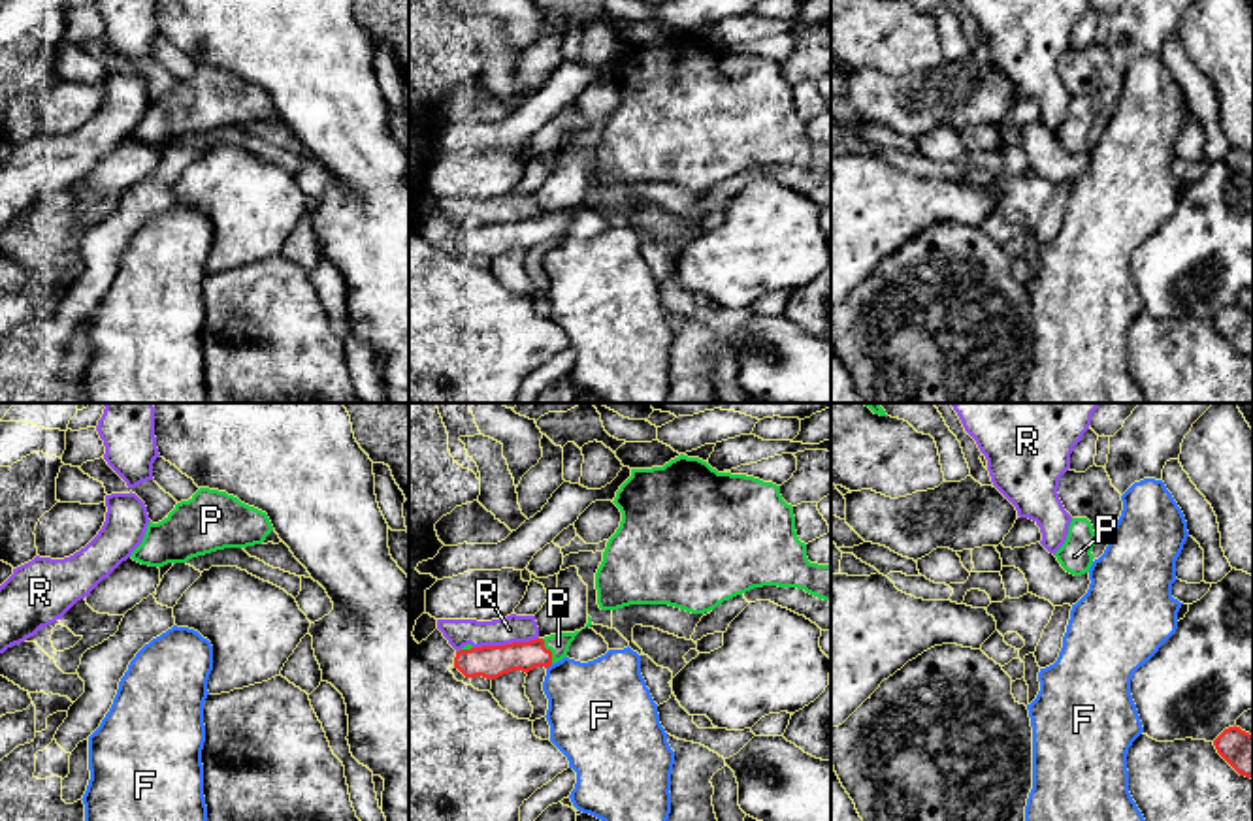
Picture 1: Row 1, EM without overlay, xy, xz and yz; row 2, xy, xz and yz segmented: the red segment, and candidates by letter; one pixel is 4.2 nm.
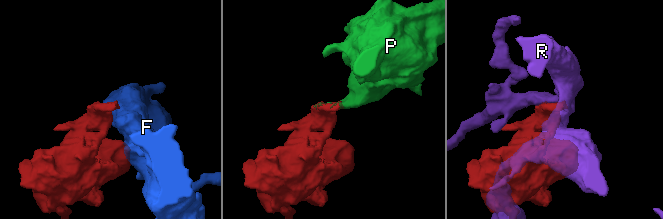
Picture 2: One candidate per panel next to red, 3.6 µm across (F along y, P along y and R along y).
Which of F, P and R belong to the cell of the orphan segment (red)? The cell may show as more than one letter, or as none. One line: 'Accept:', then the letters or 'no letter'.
Accept: P

